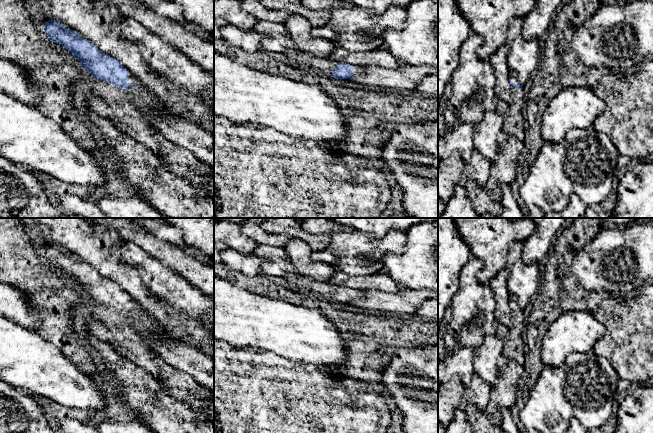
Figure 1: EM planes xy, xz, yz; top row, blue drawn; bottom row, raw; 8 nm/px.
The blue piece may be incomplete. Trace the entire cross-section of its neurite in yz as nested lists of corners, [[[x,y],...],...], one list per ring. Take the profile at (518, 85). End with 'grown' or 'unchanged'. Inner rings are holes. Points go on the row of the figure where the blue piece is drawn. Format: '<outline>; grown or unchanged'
[[[510,71],[509,77],[512,101],[505,117],[503,130],[515,136],[520,141],[523,141],[525,126],[522,116],[522,107],[525,103],[526,94],[518,80],[516,72]]]; grown

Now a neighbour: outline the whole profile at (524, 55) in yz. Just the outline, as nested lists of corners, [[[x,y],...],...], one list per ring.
[[[514,18],[510,21],[507,30],[507,42],[510,46],[507,63],[509,70],[517,74],[520,84],[524,86],[538,68],[541,51],[538,40],[526,40],[522,30],[523,18]]]

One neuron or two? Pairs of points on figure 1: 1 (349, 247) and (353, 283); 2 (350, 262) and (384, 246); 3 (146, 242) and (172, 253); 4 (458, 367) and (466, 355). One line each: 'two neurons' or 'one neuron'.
1: two neurons
2: one neuron
3: one neuron
4: one neuron

